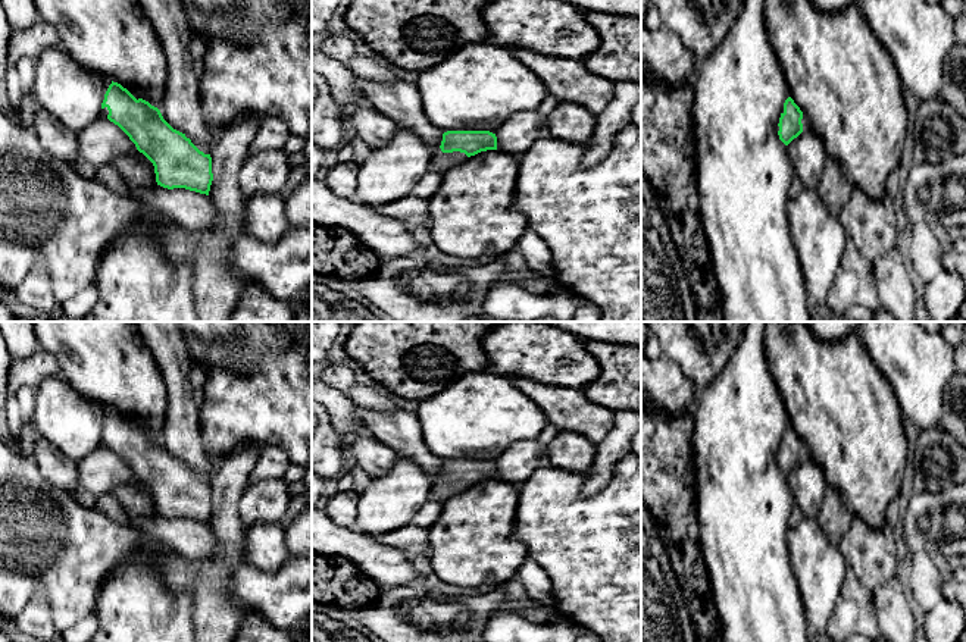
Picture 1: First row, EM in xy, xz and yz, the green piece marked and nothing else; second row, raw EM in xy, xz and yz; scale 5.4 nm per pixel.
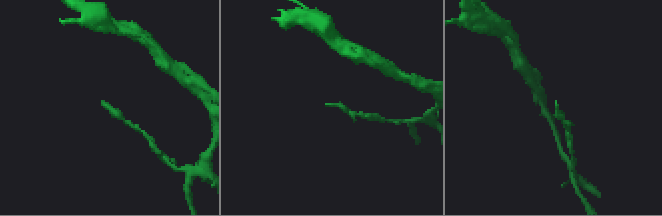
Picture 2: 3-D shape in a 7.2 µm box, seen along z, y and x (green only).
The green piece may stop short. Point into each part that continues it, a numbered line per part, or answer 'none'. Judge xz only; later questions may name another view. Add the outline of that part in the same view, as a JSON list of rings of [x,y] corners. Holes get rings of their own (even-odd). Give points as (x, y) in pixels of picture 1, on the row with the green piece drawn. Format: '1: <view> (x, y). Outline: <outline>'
1: xz (440, 163). Outline: [[[453,151],[453,153],[440,153],[432,156],[429,162],[429,172],[444,173],[447,169],[456,167],[468,159],[465,153]]]

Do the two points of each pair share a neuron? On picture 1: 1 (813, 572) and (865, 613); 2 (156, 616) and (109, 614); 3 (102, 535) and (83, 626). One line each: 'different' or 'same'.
1: different
2: same
3: different

